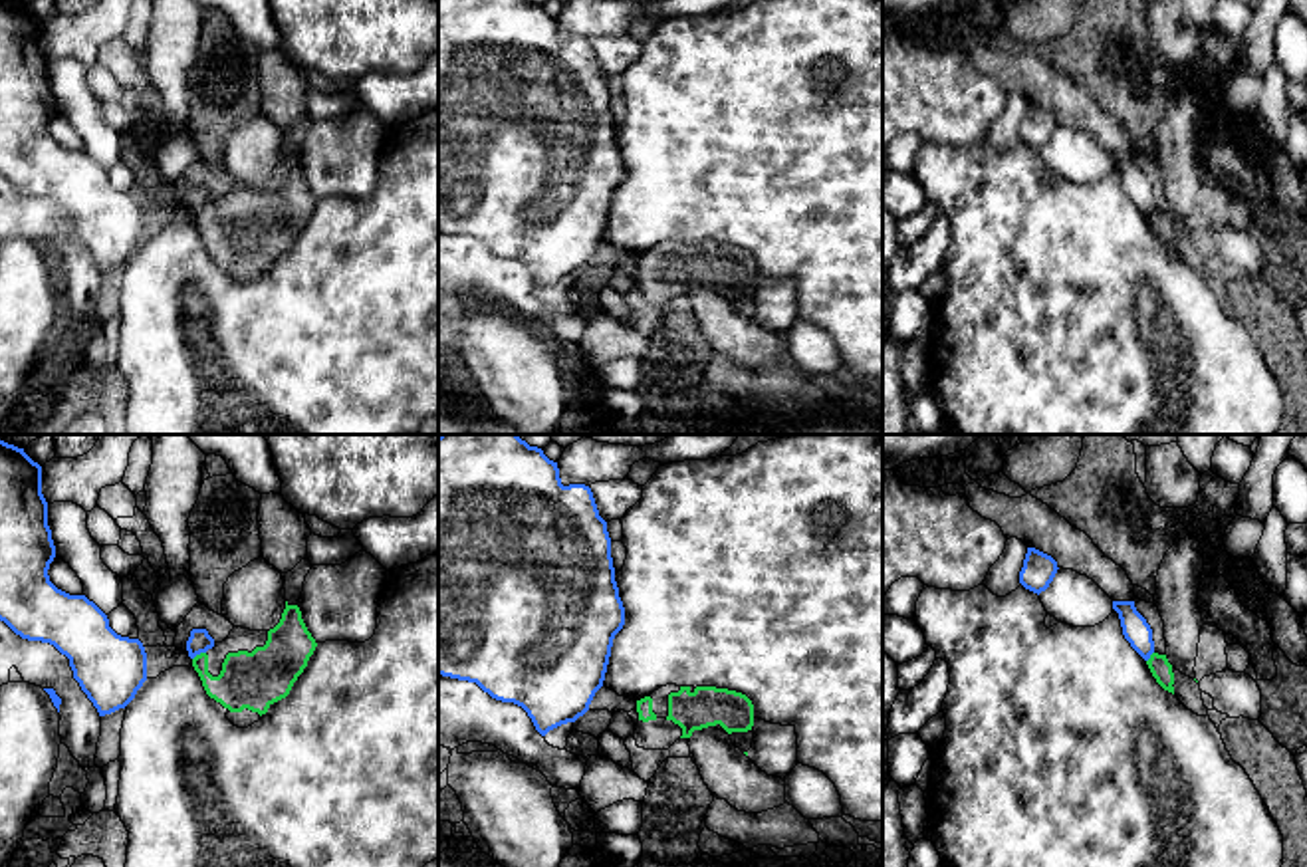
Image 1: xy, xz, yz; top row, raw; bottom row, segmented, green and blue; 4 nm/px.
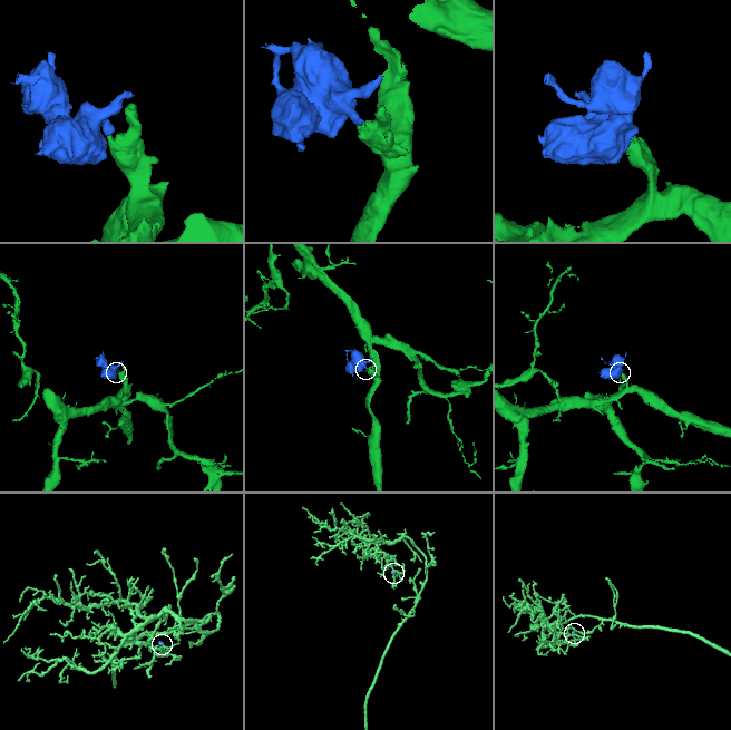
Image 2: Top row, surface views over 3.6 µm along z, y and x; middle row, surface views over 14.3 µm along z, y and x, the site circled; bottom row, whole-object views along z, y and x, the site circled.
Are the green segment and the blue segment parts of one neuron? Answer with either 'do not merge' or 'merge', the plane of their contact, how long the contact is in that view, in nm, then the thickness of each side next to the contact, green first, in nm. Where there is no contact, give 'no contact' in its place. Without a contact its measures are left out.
do not merge; meets green in xy; contact 70 nm long; 240 nm thick on the green side, 90 nm on the other

